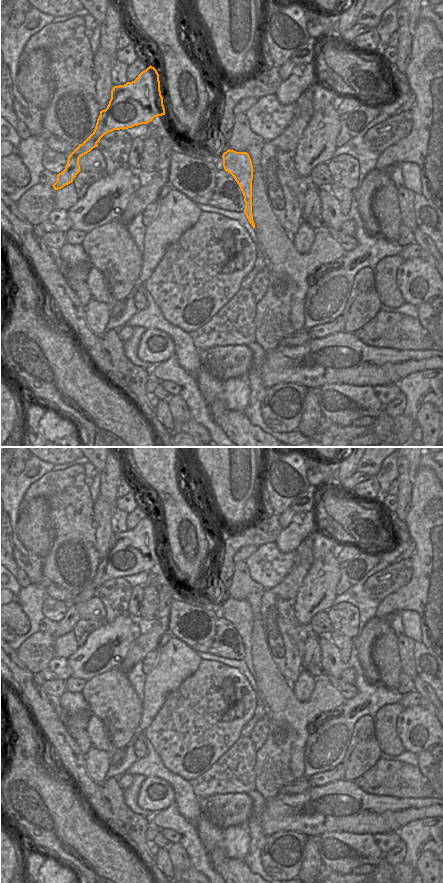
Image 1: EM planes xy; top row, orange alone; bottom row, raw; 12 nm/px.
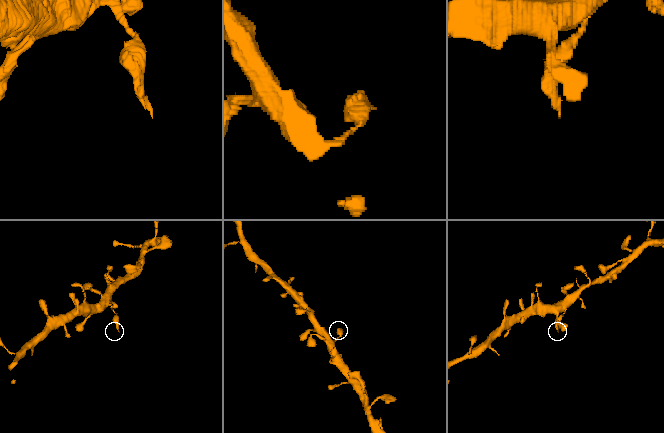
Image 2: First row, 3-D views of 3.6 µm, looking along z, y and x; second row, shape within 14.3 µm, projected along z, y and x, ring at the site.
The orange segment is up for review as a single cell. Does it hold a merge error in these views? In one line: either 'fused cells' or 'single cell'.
single cell

